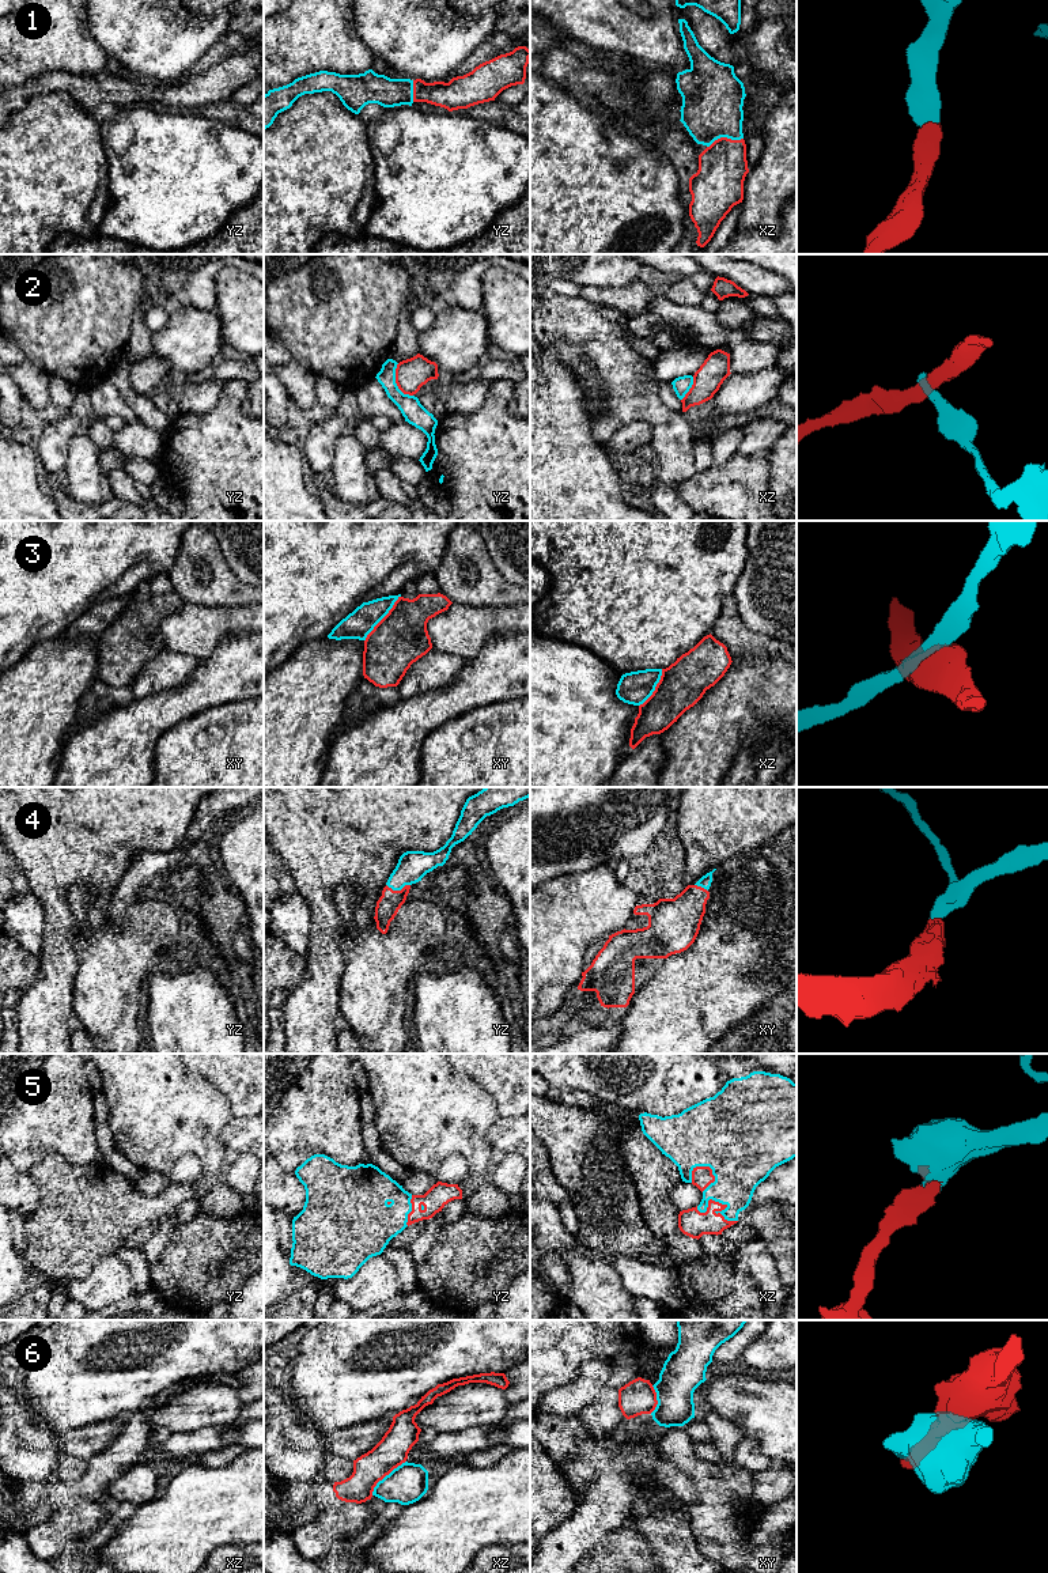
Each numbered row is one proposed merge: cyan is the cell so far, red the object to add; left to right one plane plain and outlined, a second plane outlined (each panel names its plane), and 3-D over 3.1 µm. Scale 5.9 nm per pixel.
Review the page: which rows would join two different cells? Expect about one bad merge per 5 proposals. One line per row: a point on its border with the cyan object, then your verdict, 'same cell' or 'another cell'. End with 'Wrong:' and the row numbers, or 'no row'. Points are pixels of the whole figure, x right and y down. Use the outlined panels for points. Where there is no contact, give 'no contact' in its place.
1: meets cyan in xz at (725, 136); same cell
2: meets cyan in yz at (394, 382); another cell
3: meets cyan in xy at (382, 617); another cell
4: meets cyan in yz at (398, 889); same cell
5: meets cyan in xz at (719, 1202); same cell
6: meets cyan in xz at (386, 1475); another cell
Wrong: 2, 3, 6

